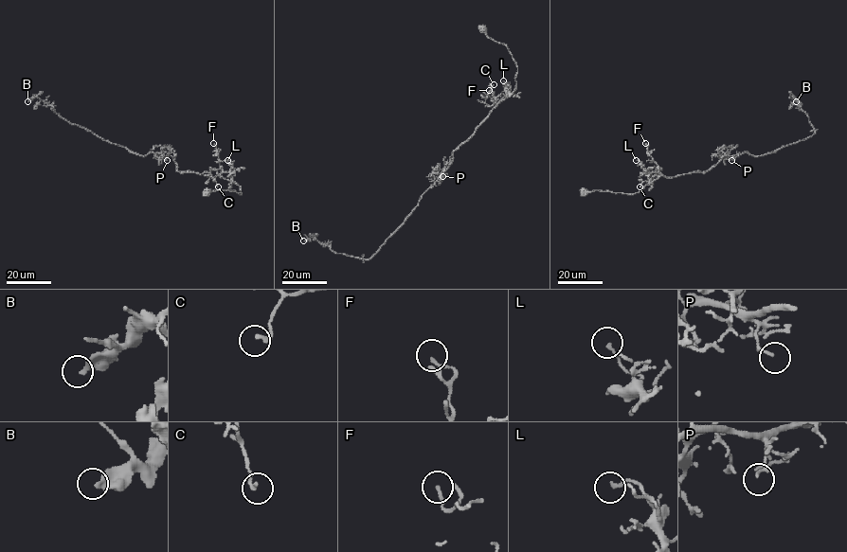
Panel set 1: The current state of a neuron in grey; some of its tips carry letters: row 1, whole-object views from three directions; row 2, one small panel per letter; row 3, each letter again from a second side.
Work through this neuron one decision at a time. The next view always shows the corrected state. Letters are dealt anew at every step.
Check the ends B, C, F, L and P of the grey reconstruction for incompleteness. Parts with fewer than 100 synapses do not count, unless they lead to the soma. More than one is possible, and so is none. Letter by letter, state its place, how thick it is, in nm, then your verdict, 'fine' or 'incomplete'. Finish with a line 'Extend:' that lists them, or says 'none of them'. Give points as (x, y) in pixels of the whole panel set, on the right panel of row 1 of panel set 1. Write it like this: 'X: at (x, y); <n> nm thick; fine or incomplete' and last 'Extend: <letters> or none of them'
B: at (796, 101); 300 nm thick; fine
C: at (639, 186); 170 nm thick; fine
F: at (645, 143); 150 nm thick; fine
L: at (636, 160); 140 nm thick; fine
P: at (731, 160); 100 nm thick; fine
Extend: none of them

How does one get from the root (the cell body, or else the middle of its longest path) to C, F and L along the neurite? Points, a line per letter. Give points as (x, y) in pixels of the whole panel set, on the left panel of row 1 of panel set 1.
C: (207, 191), (231, 190), (242, 194), (228, 172), (212, 169), (209, 174), (218, 186)
F: (207, 191), (231, 190), (242, 194), (232, 176), (221, 168), (213, 143)
L: (207, 191), (231, 190), (242, 194), (232, 179), (231, 161), (227, 160)

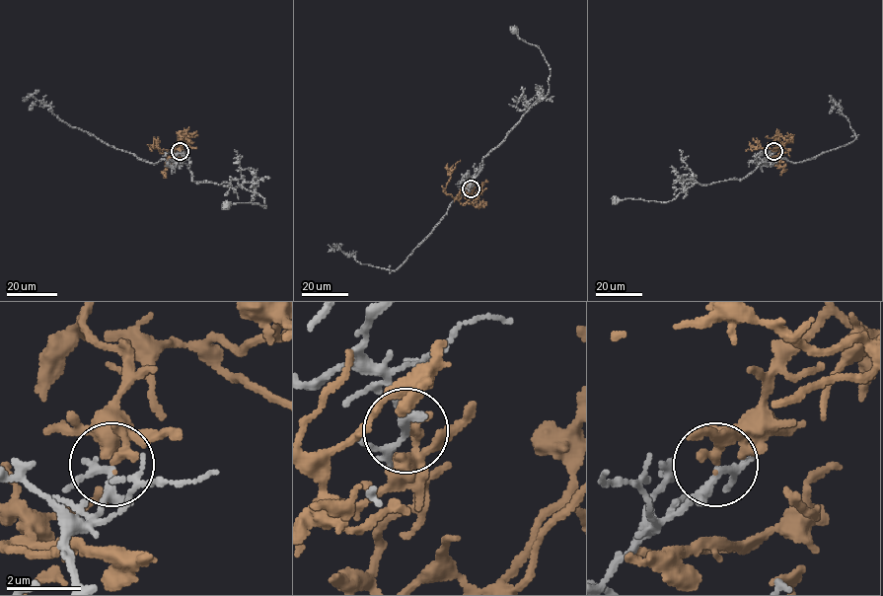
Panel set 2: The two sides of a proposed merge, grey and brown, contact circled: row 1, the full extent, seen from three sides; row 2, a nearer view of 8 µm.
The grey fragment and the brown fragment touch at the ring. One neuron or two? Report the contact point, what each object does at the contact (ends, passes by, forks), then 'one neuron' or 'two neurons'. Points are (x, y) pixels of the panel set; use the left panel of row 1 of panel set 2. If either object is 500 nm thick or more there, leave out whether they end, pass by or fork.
place (180, 151); grey passes by; brown ends; two neurons

